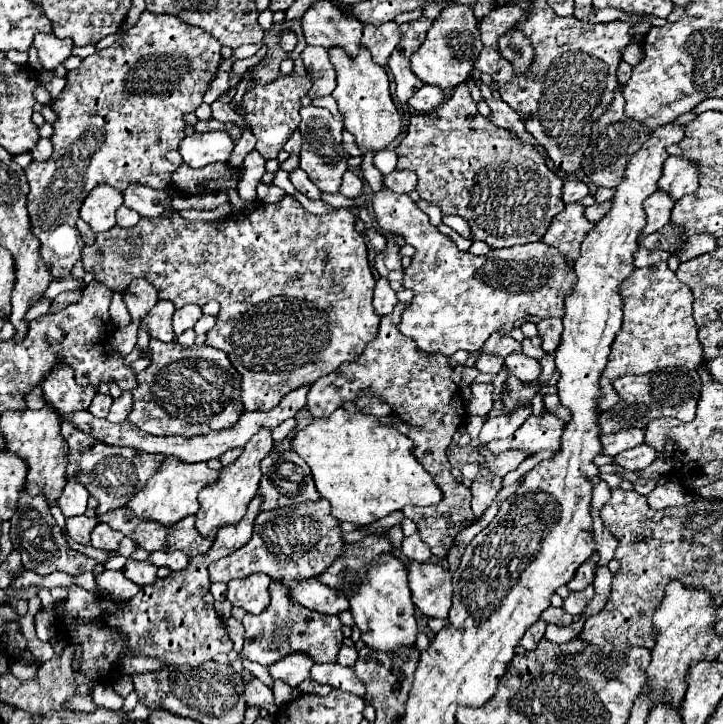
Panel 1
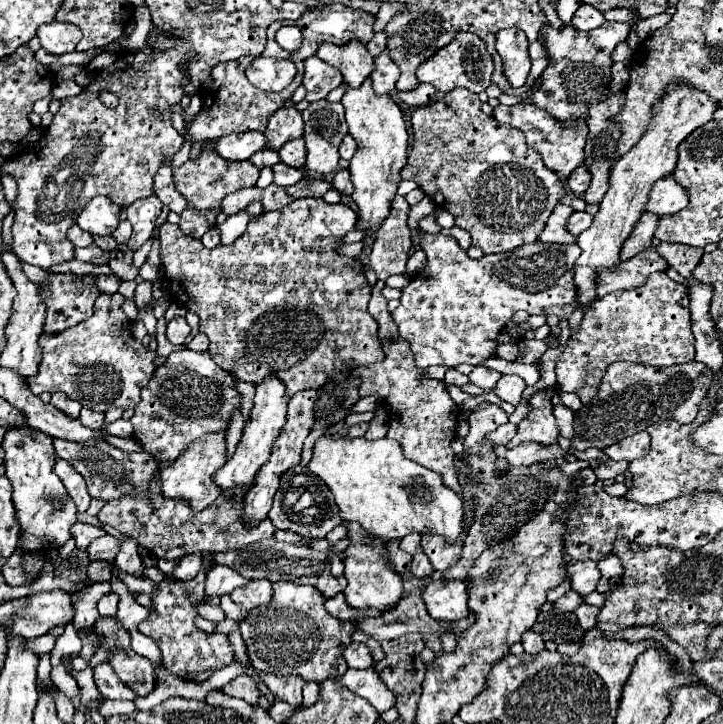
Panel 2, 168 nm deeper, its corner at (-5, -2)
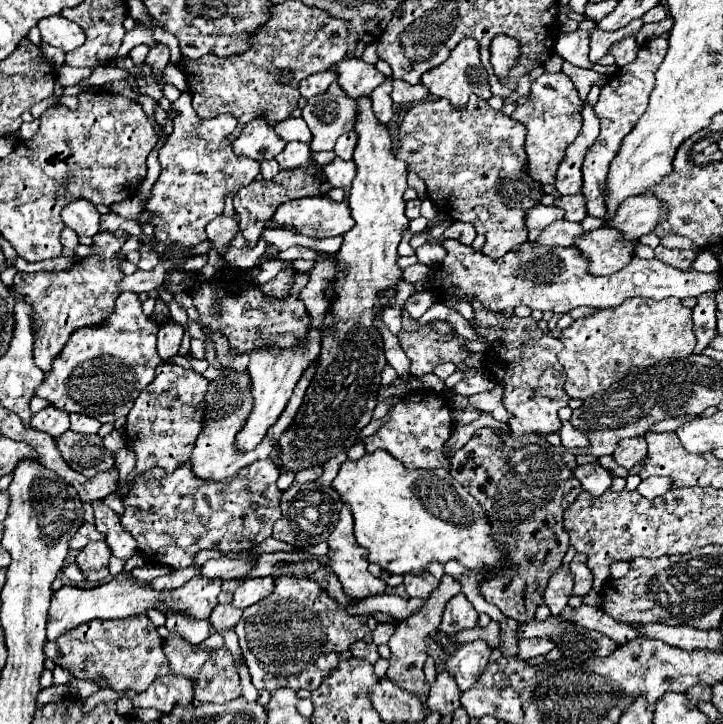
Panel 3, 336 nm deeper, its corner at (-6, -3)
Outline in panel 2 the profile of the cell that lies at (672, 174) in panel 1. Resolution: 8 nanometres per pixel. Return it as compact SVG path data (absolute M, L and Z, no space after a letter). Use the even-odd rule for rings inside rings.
M670 175L670 177L654 183L652 191L648 193L644 211L664 217L664 215L674 215L674 213L682 211L686 207L686 203L688 203L686 191L682 191L682 187L678 187L678 183L674 183L674 177Z

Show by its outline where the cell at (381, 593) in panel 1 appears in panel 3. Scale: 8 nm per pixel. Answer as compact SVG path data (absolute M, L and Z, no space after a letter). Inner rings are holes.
M343 506L343 510L339 512L339 522L335 526L335 530L329 534L327 538L329 542L329 566L333 568L333 572L337 574L339 582L343 584L343 590L355 598L355 600L363 600L367 596L375 596L375 594L383 594L387 590L387 584L385 580L381 578L375 578L367 566L369 566L369 560L367 560L367 552L363 546L357 544L355 536L353 536L353 518L351 518L351 512L347 506Z

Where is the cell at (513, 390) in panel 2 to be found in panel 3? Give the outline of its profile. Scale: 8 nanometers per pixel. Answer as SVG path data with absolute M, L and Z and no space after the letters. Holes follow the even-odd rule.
M497 384L493 390L483 392L483 394L473 394L469 396L469 404L477 410L487 410L493 414L495 420L507 424L509 422L509 412L507 408L503 408L503 386Z

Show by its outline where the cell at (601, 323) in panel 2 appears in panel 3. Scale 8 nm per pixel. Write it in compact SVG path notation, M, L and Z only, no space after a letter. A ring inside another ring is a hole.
M631 298L615 308L599 308L591 316L577 318L569 328L565 328L559 336L563 342L563 352L559 354L559 362L565 368L567 382L565 390L571 398L589 398L601 390L607 390L615 380L621 380L631 368L647 368L665 358L687 358L695 348L695 334L691 322L691 310L681 306L681 300L647 300L647 298Z

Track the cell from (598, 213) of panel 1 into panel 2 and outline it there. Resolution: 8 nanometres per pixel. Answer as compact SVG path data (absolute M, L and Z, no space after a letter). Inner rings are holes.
M586 211L572 213L572 215L570 215L570 219L568 219L568 231L570 231L570 235L578 237L586 227L590 227L590 223L592 223L592 221L594 221L594 219L592 219L592 215L590 215L590 213L586 213Z

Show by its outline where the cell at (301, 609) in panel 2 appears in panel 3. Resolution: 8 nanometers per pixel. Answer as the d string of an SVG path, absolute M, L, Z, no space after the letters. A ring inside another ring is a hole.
M279 576L275 578L275 590L267 598L243 610L243 616L237 622L235 632L239 636L243 660L251 672L257 690L273 692L281 686L289 686L295 690L305 688L313 692L331 674L331 668L335 668L335 664L341 664L343 660L351 658L349 646L361 640L367 632L373 632L375 626L377 620L373 616L349 616L341 604L337 604L333 598L327 596L327 592L319 586L319 582L309 578L299 580L291 576Z

